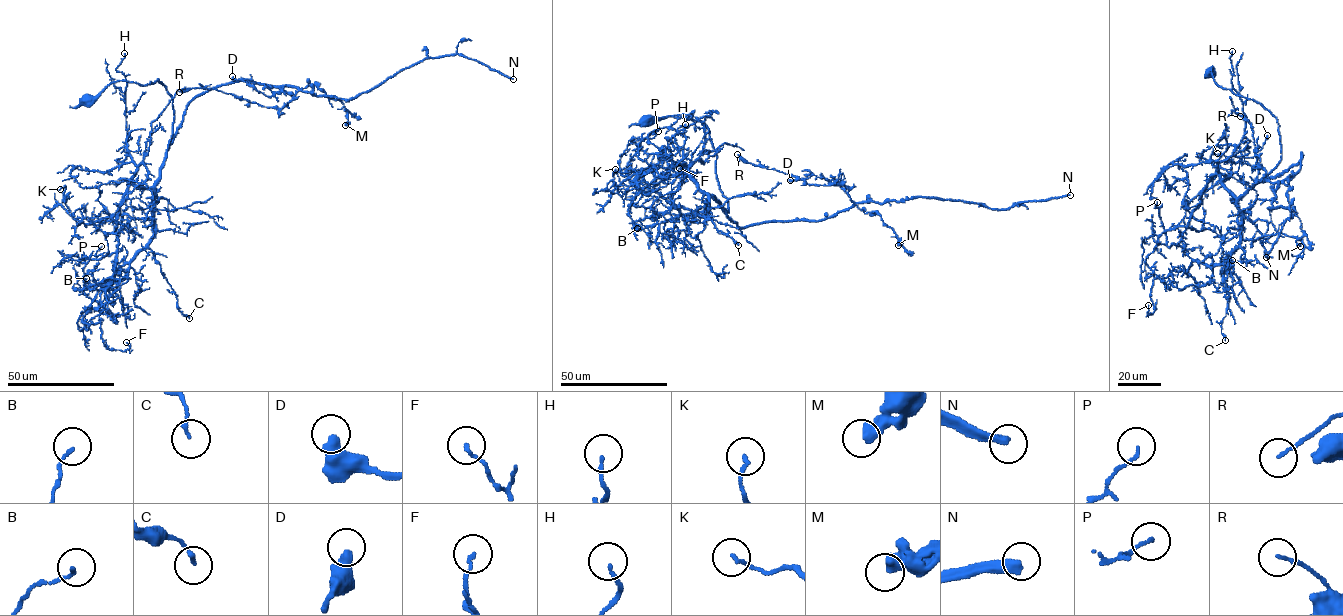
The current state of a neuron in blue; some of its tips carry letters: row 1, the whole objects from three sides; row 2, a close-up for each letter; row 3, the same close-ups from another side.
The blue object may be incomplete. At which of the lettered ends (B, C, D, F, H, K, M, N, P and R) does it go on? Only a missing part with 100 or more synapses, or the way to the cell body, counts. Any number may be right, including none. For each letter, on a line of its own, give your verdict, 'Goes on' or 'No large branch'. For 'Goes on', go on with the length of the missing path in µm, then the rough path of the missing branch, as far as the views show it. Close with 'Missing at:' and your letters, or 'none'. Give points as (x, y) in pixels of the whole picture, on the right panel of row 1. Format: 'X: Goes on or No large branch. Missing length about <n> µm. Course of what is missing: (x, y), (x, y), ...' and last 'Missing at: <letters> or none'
B: No large branch
C: No large branch
D: No large branch
F: No large branch
H: No large branch
K: No large branch
M: No large branch
N: Goes on. Missing length about 80 µm. Course of what is missing: (1266, 257), (1260, 281), (1266, 286), (1264, 284), (1251, 295), (1241, 296), (1239, 302), (1236, 298), (1233, 301)
P: No large branch
R: No large branch
Missing at: N

